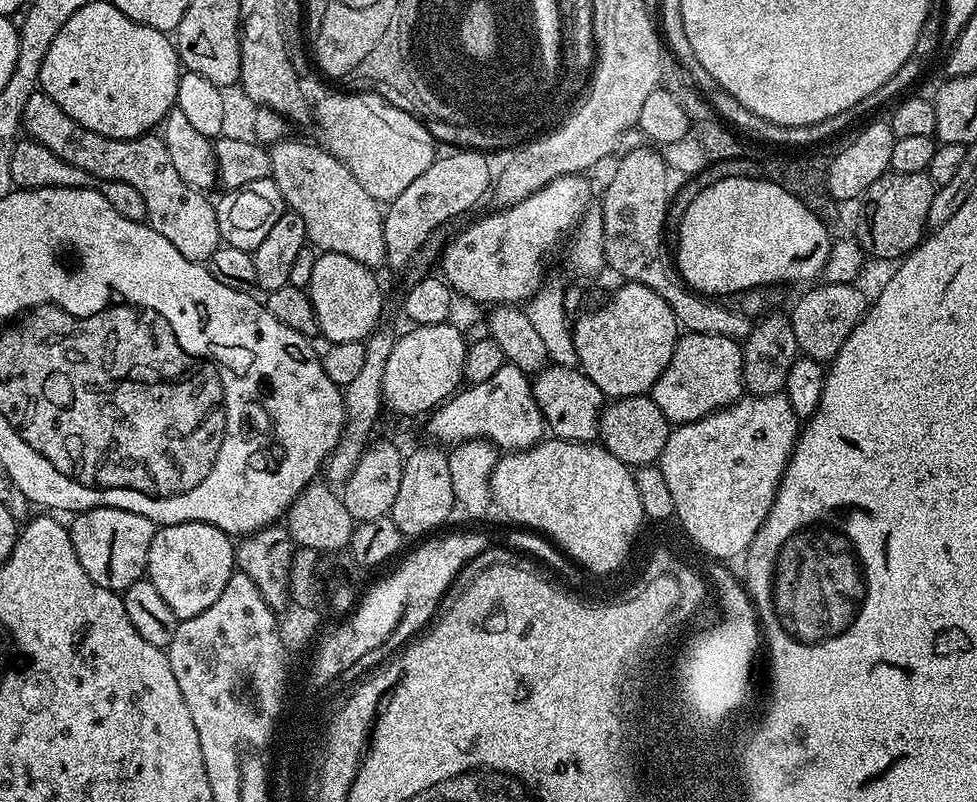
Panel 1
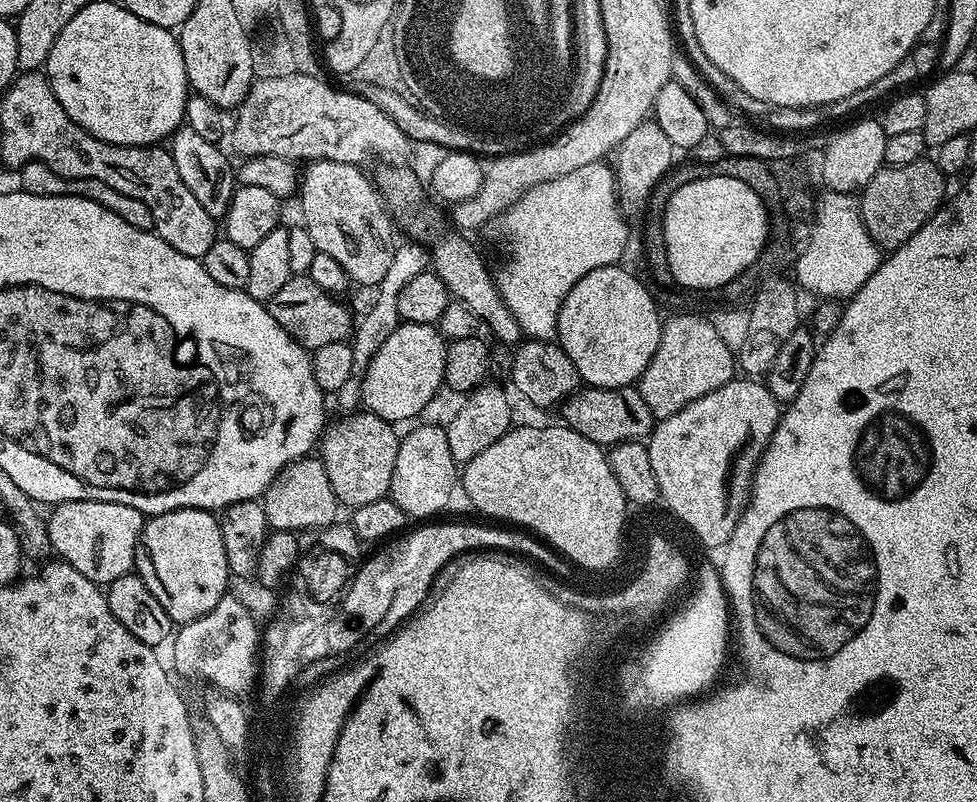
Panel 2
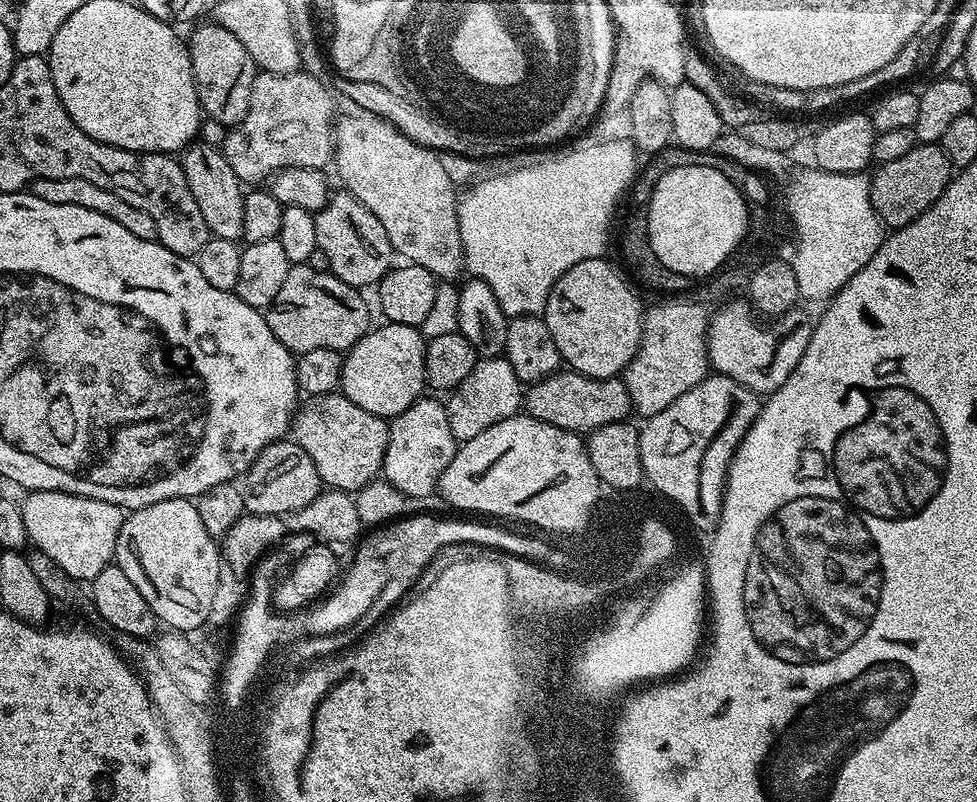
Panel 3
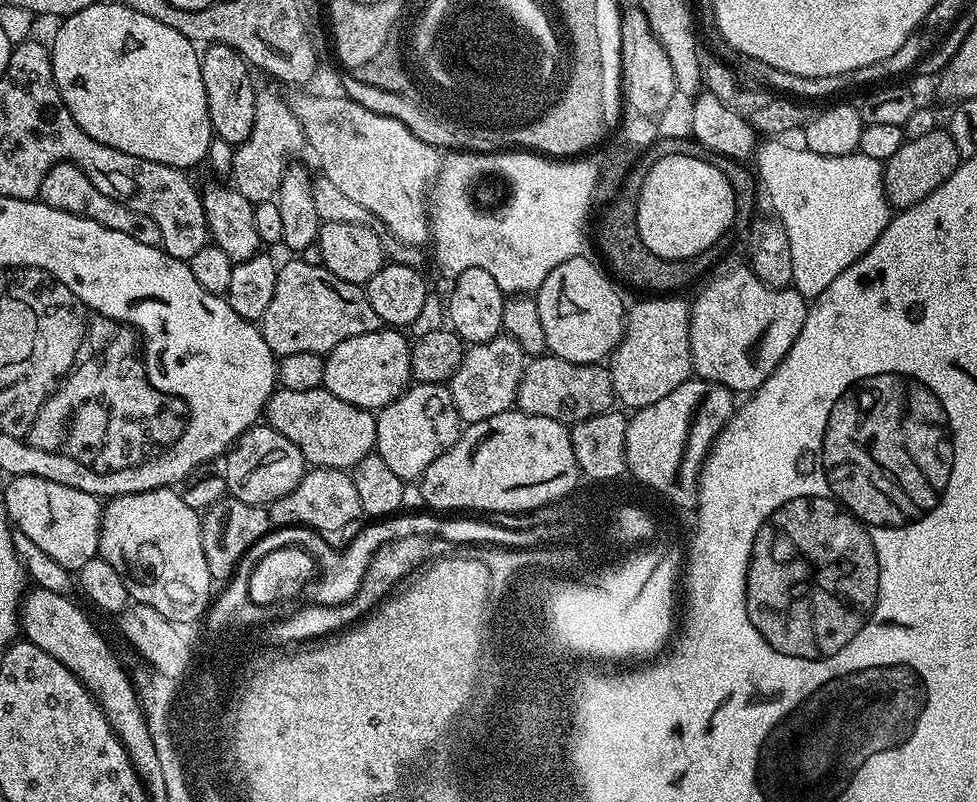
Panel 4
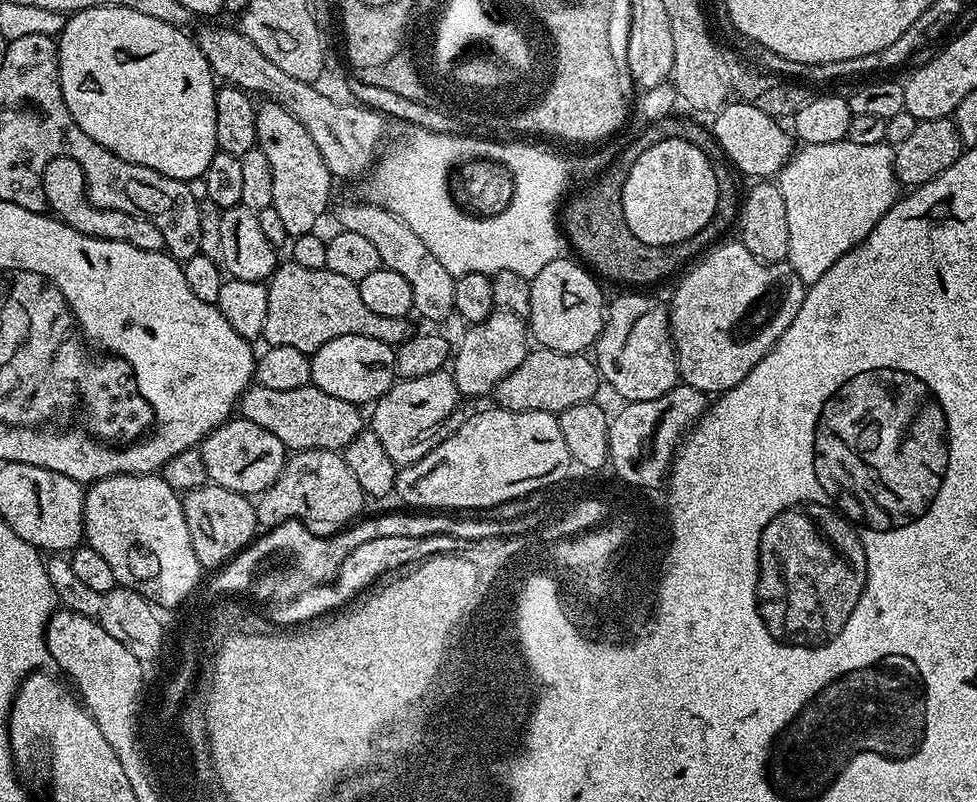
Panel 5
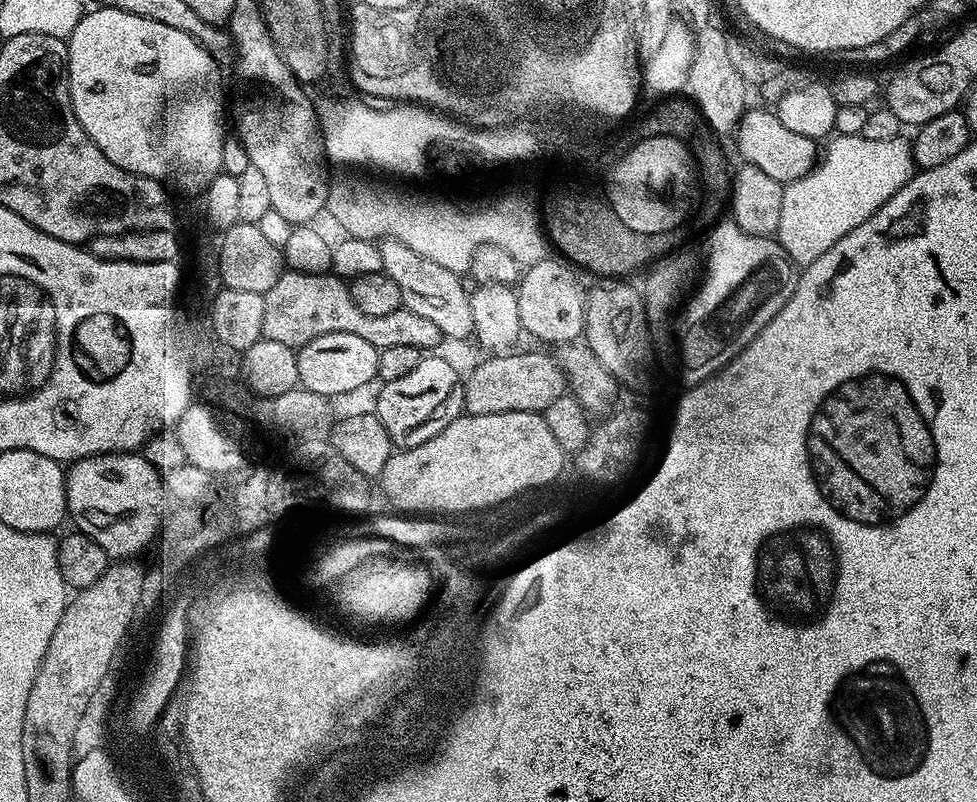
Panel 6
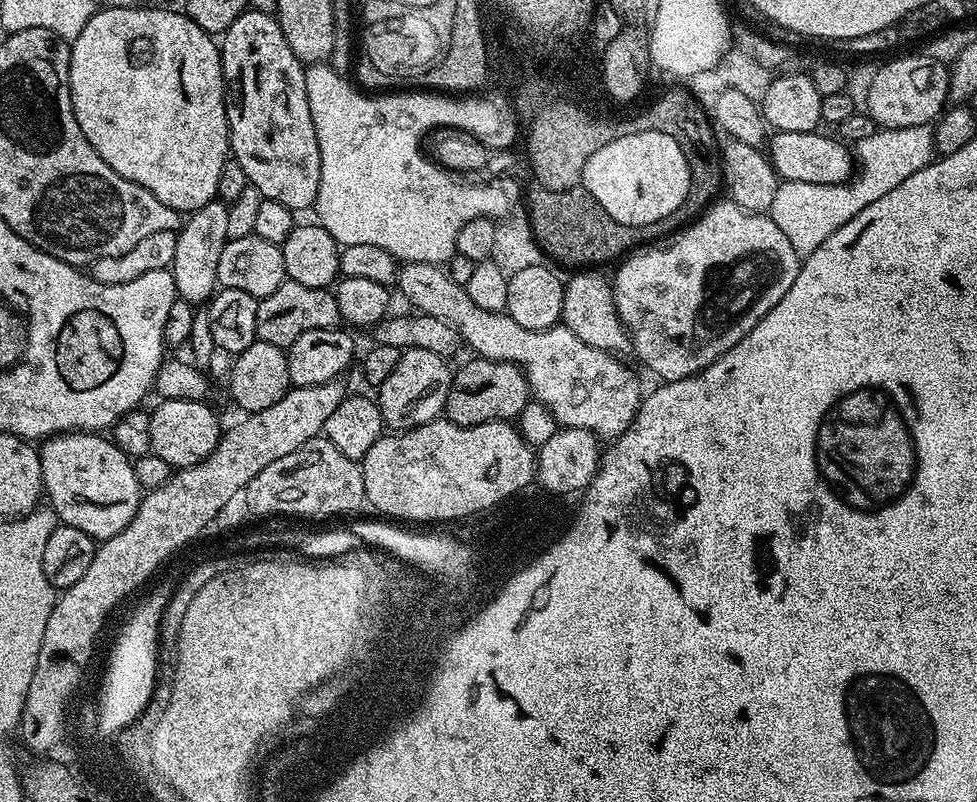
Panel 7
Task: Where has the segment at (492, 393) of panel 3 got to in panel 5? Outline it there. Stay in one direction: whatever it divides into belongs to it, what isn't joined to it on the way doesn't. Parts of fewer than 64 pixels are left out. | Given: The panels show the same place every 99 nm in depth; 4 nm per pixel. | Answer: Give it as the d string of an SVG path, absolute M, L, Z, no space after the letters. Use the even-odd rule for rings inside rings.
M494 310L479 323L469 325L454 352L451 373L461 395L482 396L493 393L498 382L517 369L530 351L530 332L523 317L514 312Z

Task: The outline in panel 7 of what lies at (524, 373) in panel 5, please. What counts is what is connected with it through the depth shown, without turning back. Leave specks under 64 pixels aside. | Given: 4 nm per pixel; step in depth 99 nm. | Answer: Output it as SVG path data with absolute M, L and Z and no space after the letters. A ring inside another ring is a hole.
M472 358L469 364L464 364L460 369L458 367L455 369L443 415L447 420L454 422L458 426L478 426L491 420L512 422L522 414L522 410L528 403L530 403L528 379L524 376L524 372L519 366L510 362L502 362L501 360Z

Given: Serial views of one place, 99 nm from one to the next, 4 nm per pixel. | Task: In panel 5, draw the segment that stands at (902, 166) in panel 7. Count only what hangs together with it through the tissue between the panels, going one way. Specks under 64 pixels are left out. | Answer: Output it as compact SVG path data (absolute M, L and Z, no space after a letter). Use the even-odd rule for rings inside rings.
M845 138L829 144L804 144L801 149L801 152L799 149L788 161L788 165L778 174L778 183L782 190L782 198L786 198L786 222L790 222L790 250L788 251L787 263L791 264L798 274L798 278L802 278L802 282L807 286L818 282L818 278L822 278L822 274L826 274L826 270L830 270L830 266L834 266L834 262L838 262L838 258L842 258L842 254L846 254L851 248L858 246L868 237L870 230L874 230L874 226L884 217L886 210L890 210L890 206L896 203L898 199L898 191L896 192L898 181L894 170L896 153L887 143L862 146L858 142Z

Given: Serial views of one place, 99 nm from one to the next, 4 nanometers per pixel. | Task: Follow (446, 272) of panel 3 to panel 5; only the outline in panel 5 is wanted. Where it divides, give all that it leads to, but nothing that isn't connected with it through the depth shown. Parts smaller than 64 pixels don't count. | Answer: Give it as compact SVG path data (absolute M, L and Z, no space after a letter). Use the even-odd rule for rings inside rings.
M239 27L204 28L200 33L195 33L194 39L207 58L213 77L219 78L225 85L242 88L249 94L258 92L269 101L290 110L290 114L294 114L294 118L306 126L310 138L314 138L314 146L318 146L318 154L322 154L333 177L352 180L355 176L363 177L373 167L381 151L380 143L384 140L384 116L356 102L339 104L326 93L319 92L315 83L307 84L298 78L290 78L290 74L274 66L274 62L270 62L270 58L266 58L266 54L262 54L254 42L250 42L250 38L243 36Z

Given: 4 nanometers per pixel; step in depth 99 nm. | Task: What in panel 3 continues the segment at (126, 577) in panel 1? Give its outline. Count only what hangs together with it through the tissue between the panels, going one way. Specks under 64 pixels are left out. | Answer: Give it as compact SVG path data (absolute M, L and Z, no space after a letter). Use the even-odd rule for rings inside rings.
M54 490L28 492L25 497L20 509L31 547L52 558L70 578L90 582L115 561L118 530L122 530L125 509L110 502Z

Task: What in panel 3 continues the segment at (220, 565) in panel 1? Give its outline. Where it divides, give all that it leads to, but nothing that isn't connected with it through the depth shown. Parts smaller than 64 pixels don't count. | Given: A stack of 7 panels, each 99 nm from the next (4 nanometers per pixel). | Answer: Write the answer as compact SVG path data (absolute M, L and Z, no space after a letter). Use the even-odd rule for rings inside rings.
M170 498L145 508L133 508L125 515L122 530L118 530L114 562L125 572L126 578L138 586L142 598L150 602L150 610L154 610L161 625L169 624L169 629L188 634L192 632L191 628L203 629L206 625L207 614L213 605L214 590L218 587L220 557L221 549L206 526L202 526L195 503L191 499Z

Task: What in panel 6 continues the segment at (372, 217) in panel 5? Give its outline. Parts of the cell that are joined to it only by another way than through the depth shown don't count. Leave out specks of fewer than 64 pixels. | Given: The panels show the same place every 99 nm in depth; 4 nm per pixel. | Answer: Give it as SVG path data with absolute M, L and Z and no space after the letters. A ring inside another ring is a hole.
M385 238L379 241L379 245L384 273L398 286L404 307L414 310L414 314L427 318L429 322L434 322L441 337L468 340L473 335L471 302L469 295L462 290L461 277L446 270L446 266L438 266L438 262L430 262L430 258L422 258L422 254L410 250L406 242Z

